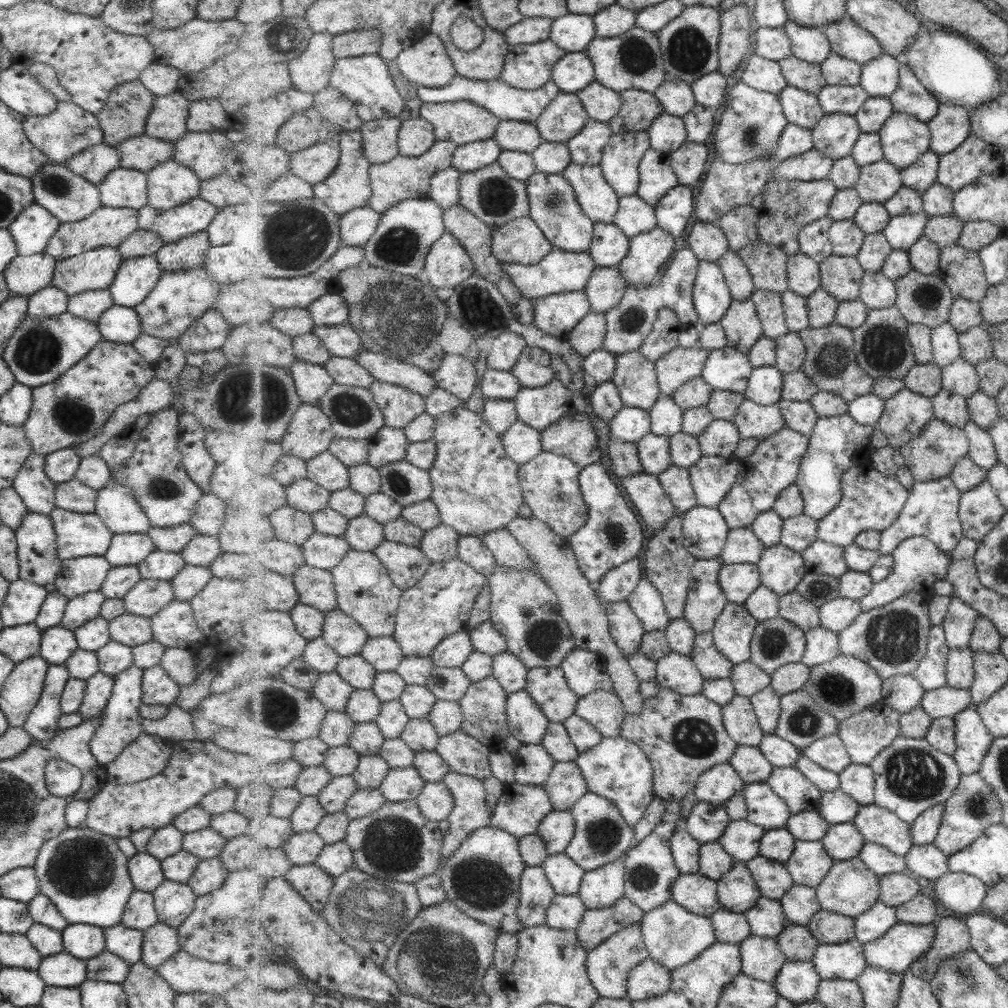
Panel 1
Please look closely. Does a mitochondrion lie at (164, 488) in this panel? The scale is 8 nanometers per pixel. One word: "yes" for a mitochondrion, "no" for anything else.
yes

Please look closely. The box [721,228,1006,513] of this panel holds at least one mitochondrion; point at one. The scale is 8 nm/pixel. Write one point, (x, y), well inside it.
(885, 347)

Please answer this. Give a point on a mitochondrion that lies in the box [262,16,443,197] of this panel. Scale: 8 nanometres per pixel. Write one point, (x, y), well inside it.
(284, 40)

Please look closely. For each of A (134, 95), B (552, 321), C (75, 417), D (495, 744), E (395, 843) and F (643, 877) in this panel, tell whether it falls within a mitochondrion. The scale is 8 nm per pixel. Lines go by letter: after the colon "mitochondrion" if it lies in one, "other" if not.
A: other
B: other
C: mitochondrion
D: other
E: mitochondrion
F: mitochondrion

